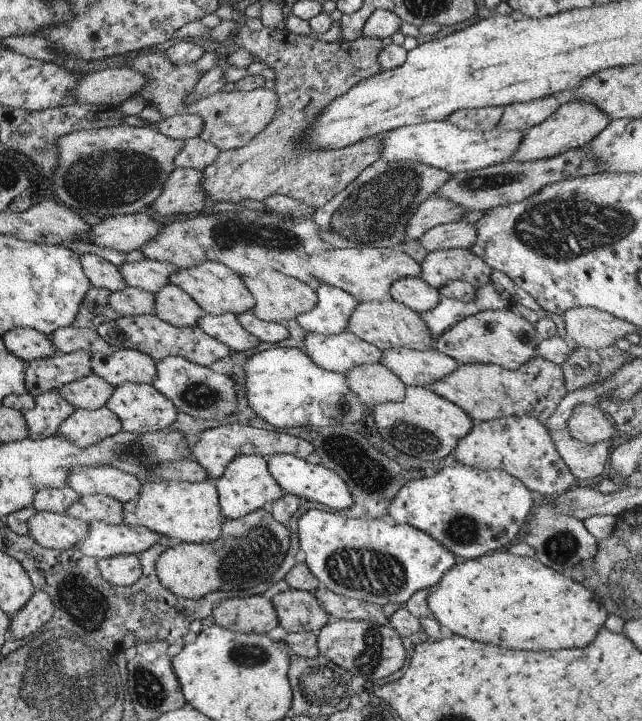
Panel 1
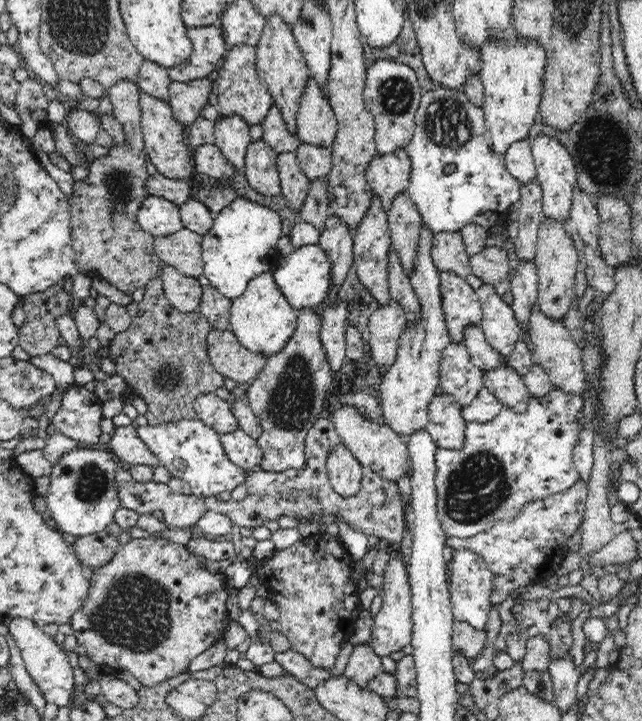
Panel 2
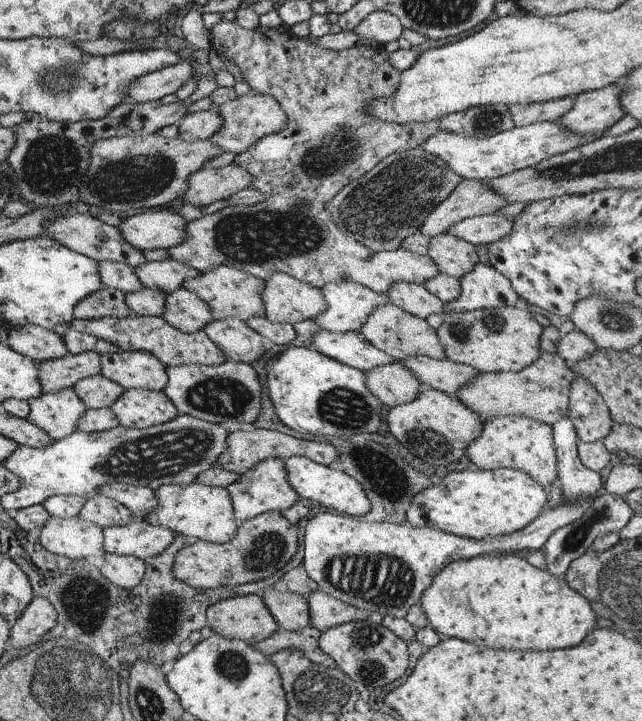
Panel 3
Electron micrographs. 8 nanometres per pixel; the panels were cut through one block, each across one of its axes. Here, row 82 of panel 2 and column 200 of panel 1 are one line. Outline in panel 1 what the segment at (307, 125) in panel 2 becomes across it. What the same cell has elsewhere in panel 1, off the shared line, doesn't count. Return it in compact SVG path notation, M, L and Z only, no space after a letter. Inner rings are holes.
M168 284L155 293L154 314L174 327L193 327L205 312L186 291Z

